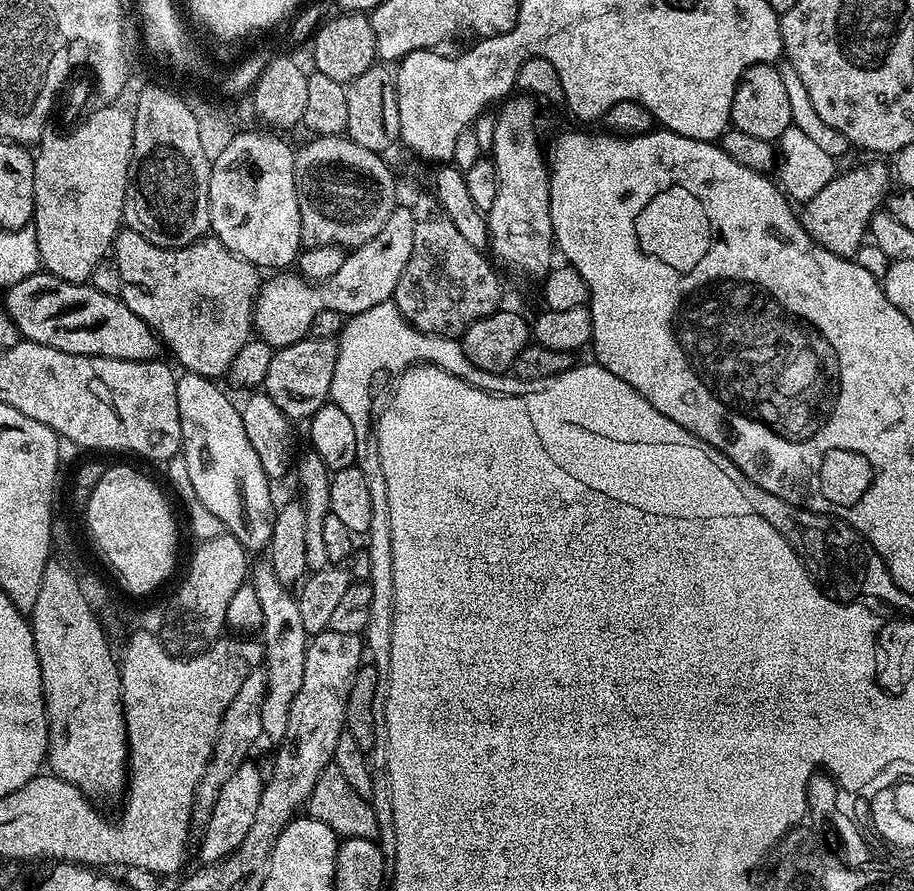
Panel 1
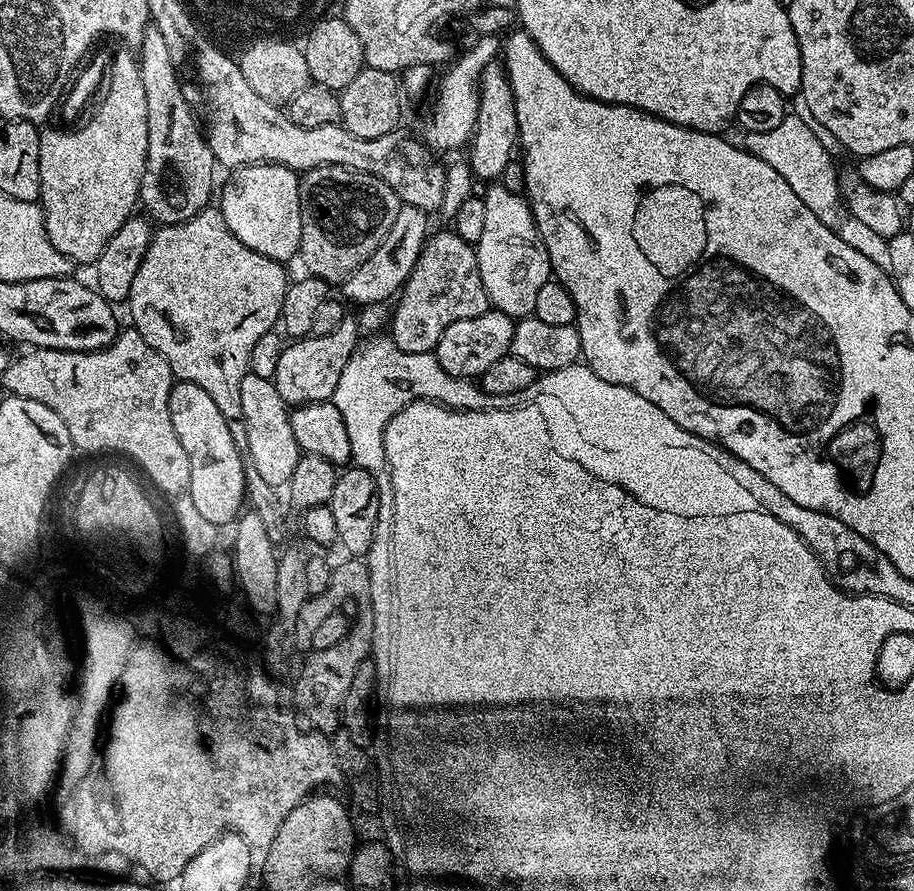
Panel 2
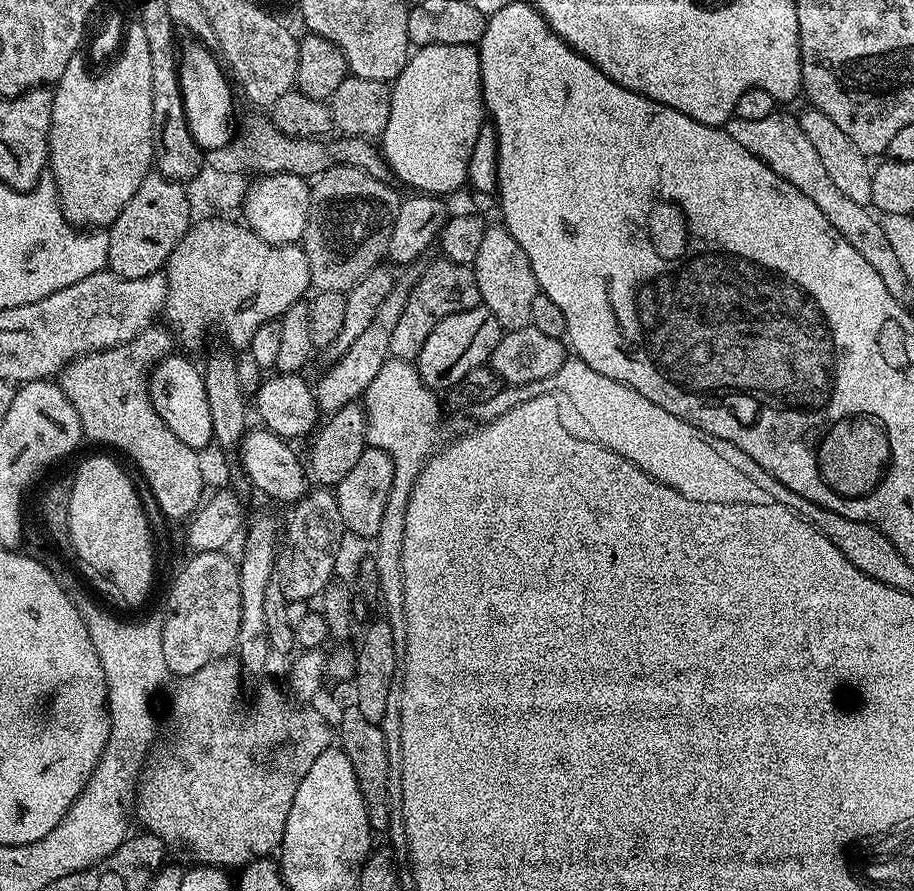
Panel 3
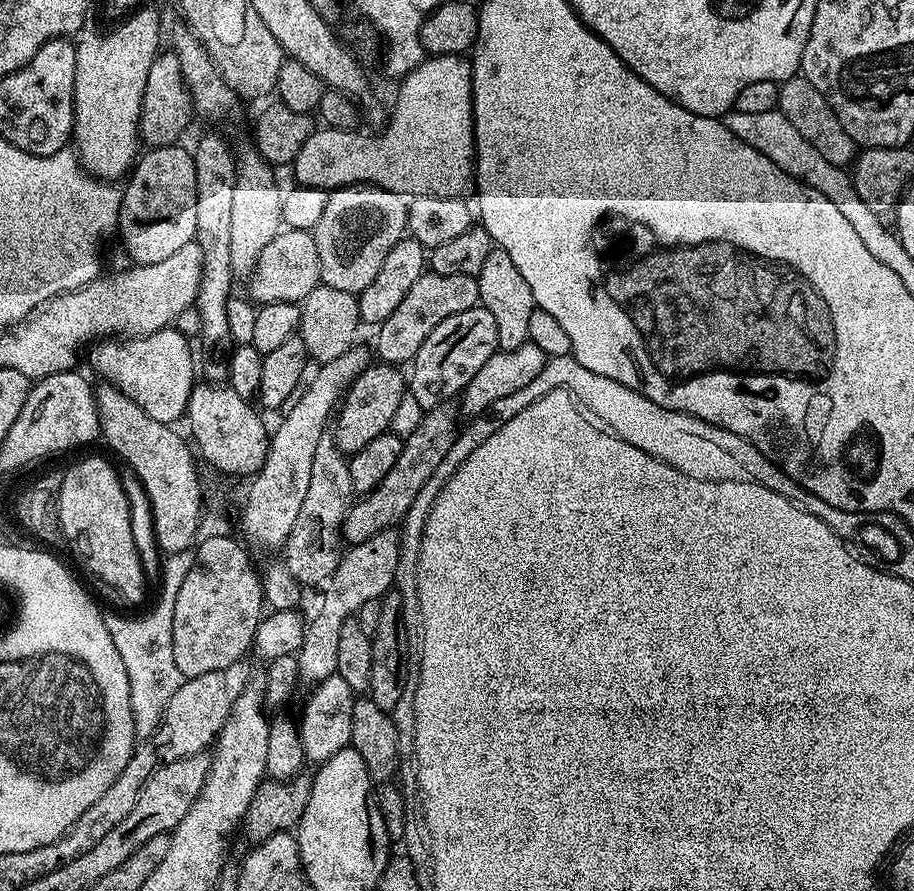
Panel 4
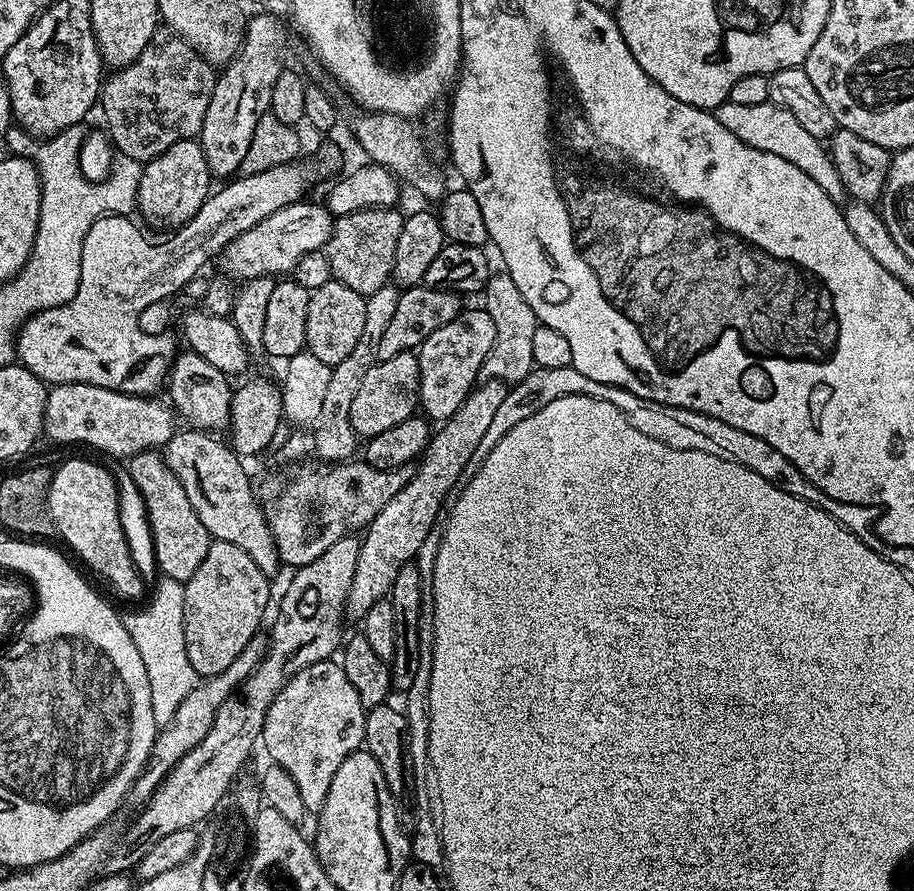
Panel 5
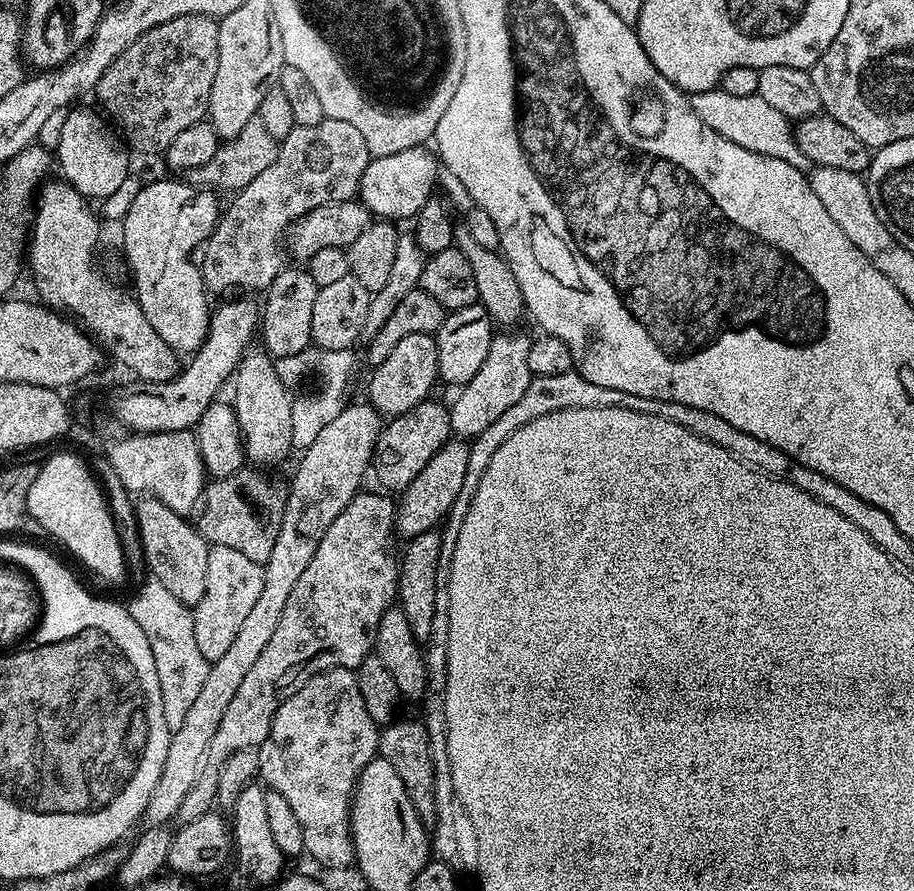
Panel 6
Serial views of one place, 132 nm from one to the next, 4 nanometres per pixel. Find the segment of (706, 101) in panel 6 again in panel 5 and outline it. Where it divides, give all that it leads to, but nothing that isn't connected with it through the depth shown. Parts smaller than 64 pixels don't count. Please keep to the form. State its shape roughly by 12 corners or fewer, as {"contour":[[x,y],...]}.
{"contour":[[725,100],[714,115],[734,138],[806,170],[845,199],[832,153],[790,110]]}

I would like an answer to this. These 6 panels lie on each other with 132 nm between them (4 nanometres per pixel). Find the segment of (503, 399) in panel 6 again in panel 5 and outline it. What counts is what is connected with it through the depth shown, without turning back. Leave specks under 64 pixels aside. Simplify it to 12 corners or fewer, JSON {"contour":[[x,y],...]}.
{"contour":[[489,275],[482,307],[494,321],[481,377],[513,384],[535,367],[538,321],[514,278]]}

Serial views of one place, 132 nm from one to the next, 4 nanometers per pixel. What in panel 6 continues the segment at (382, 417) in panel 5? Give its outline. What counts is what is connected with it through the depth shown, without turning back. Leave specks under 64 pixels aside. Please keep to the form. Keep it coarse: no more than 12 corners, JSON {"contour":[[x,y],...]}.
{"contour":[[433,334],[402,338],[371,369],[367,403],[401,416],[433,395]]}

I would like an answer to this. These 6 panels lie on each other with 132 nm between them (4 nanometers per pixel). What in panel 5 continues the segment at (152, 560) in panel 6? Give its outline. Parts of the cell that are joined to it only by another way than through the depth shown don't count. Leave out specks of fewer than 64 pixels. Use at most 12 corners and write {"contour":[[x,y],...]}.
{"contour":[[159,451],[126,467],[145,500],[157,569],[186,582],[210,543]]}

